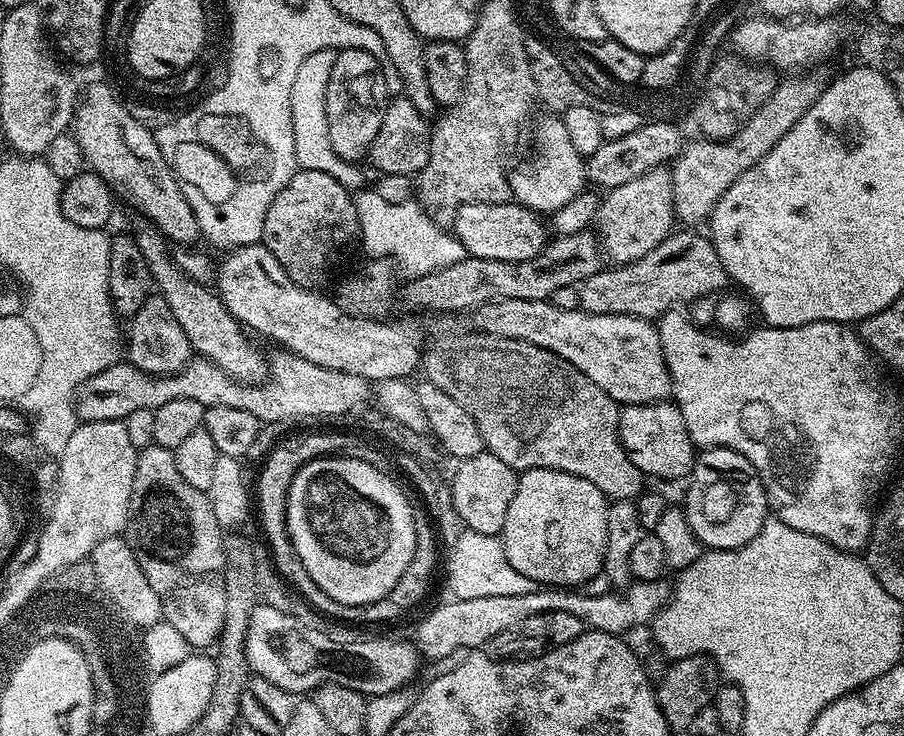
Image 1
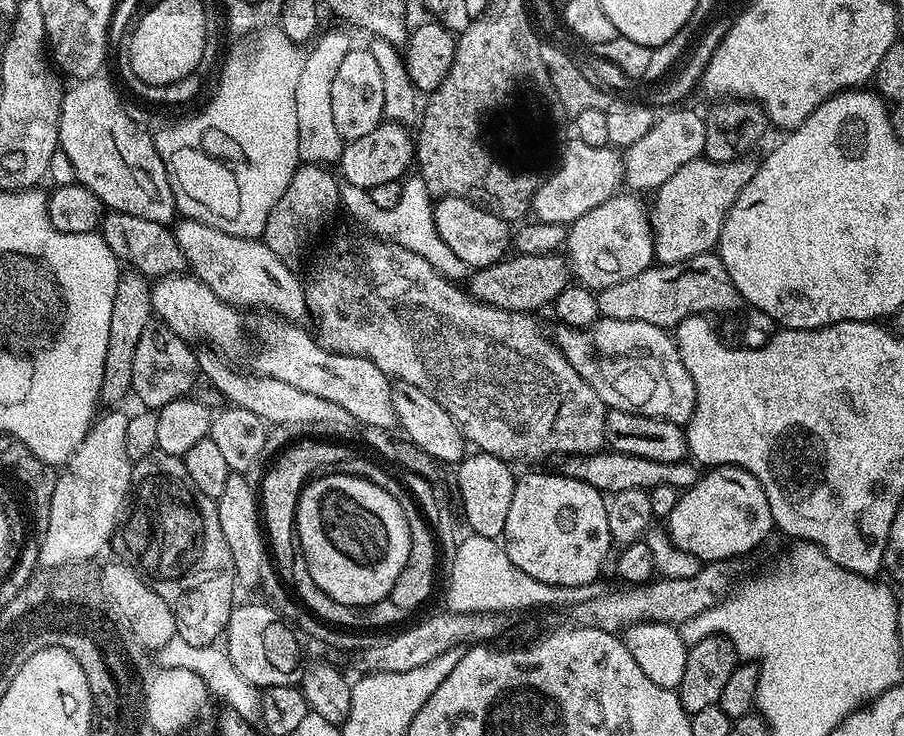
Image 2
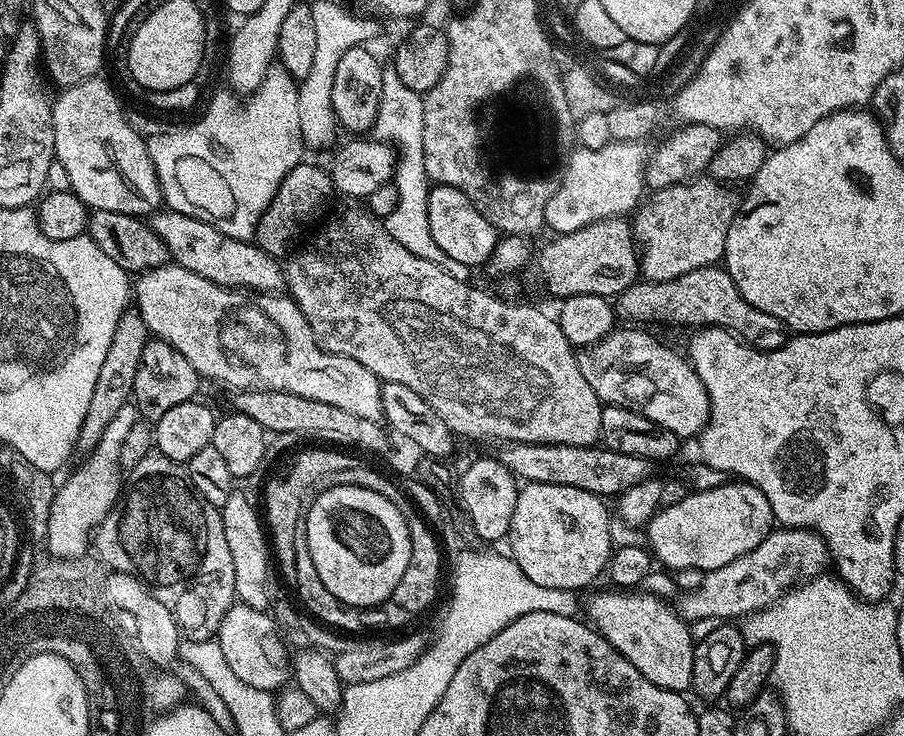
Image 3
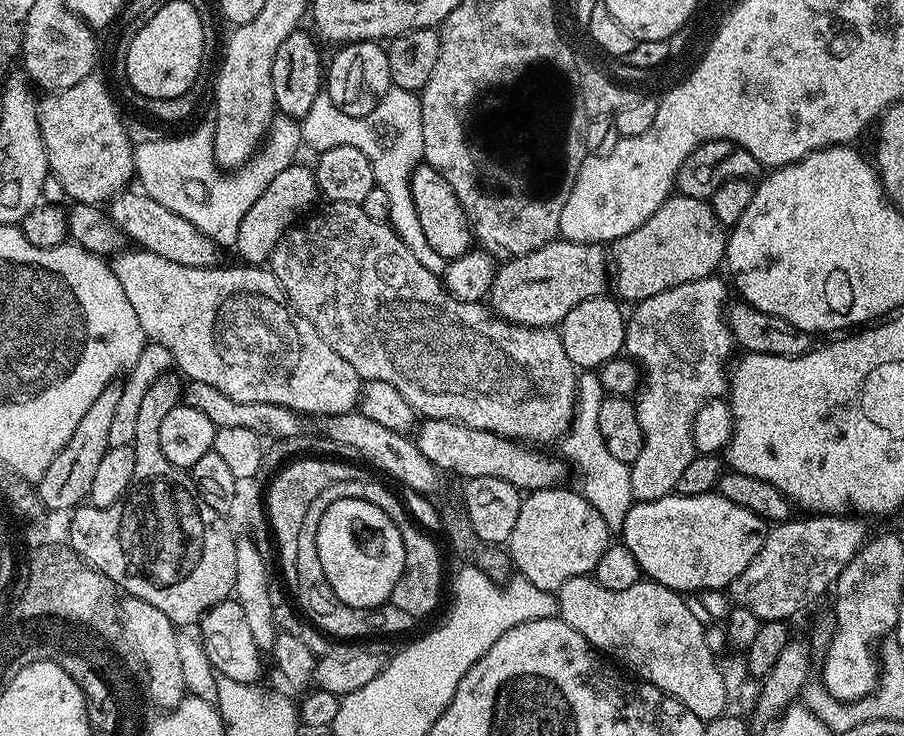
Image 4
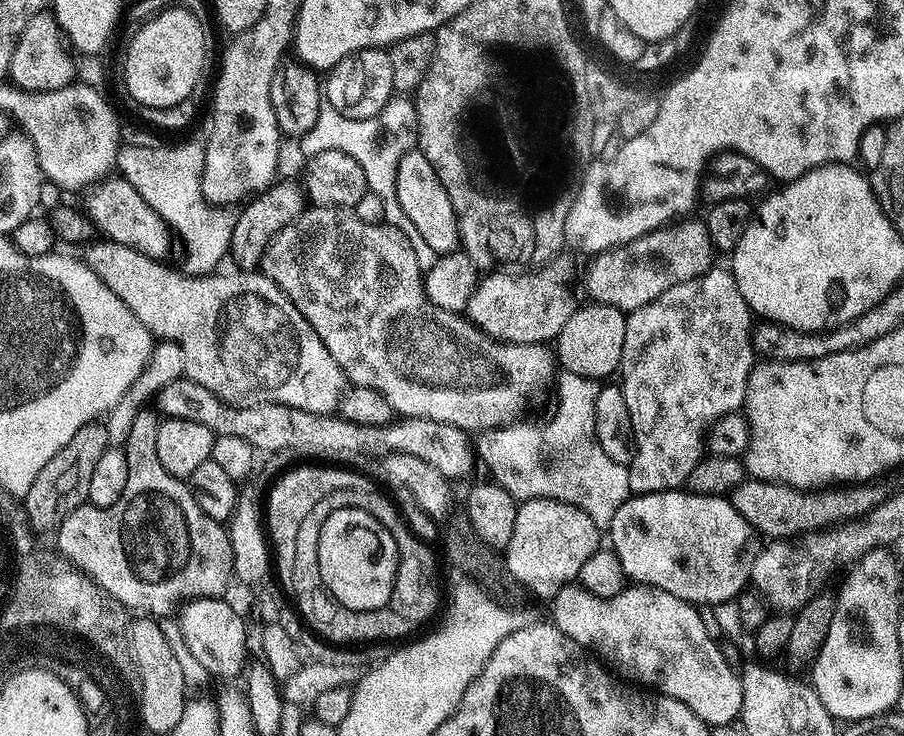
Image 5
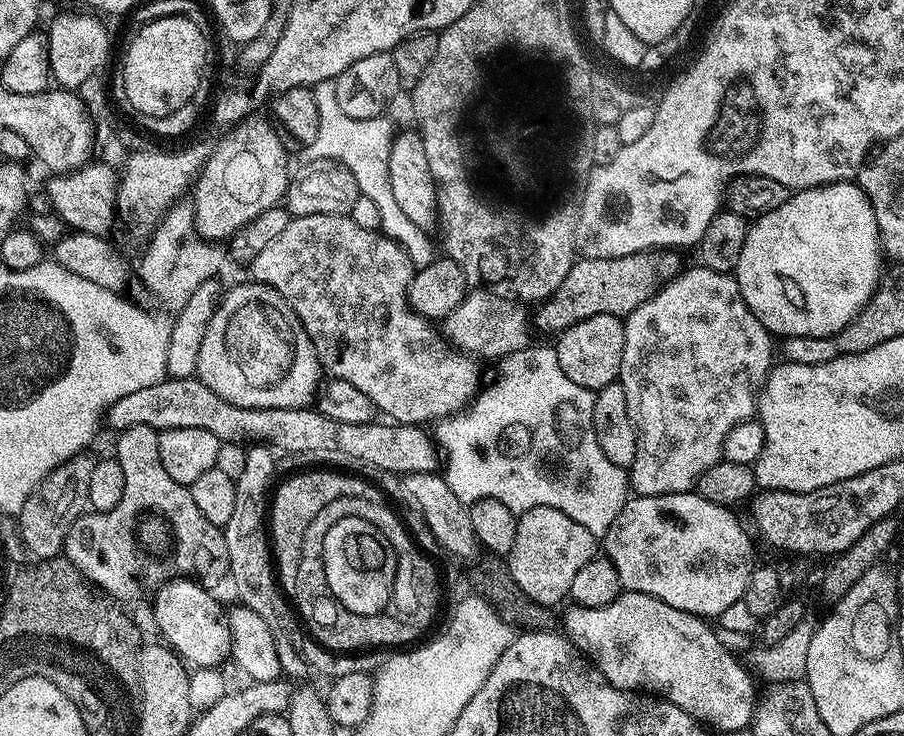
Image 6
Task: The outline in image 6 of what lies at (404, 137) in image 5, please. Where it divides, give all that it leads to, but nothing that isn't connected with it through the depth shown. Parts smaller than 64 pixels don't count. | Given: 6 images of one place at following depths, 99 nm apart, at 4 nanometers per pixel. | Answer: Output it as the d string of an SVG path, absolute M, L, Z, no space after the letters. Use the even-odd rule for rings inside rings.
M377 118L367 120L364 124L352 124L352 169L350 174L354 174L354 182L358 184L361 196L374 201L374 206L378 206L378 215L381 219L379 231L402 249L406 258L412 263L413 269L426 267L434 259L432 244L428 241L429 233L420 228L398 207L398 202L394 198L394 190L390 190L390 176L388 174L388 158L390 156L390 146L394 128L387 124L387 119Z

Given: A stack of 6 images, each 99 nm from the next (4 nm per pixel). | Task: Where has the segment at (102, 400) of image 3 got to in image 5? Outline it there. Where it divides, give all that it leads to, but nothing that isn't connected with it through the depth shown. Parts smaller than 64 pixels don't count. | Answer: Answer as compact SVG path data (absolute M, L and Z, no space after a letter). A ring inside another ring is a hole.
M93 422L78 430L78 434L74 434L74 438L70 438L70 442L66 442L66 446L62 446L62 450L58 450L58 454L54 454L54 458L50 458L50 462L46 462L42 470L38 470L34 486L30 486L30 490L22 498L22 505L33 533L55 533L61 522L87 501L92 471L101 460L102 454L106 454L108 447L108 435L103 423Z

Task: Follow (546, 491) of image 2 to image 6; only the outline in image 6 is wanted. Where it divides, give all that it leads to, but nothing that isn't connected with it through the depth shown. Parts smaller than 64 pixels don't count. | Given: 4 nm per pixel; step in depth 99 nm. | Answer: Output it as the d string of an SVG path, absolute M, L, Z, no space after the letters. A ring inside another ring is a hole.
M538 506L519 513L514 534L514 546L506 557L506 563L514 582L518 582L518 586L522 586L522 591L530 598L534 598L534 602L545 606L556 606L560 599L568 596L570 582L574 582L578 570L582 570L582 566L586 566L586 562L593 560L597 552L598 538L594 534L590 534L590 530L586 530L586 526L582 526L578 522L574 522L574 518L562 514L562 510L554 510L550 506Z

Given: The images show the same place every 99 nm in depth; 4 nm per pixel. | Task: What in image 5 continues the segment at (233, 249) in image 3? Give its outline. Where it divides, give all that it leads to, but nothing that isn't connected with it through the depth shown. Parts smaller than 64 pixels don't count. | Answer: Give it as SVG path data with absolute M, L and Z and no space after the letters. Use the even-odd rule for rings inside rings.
M109 174L103 180L97 180L87 189L83 211L92 221L95 231L101 237L130 246L138 254L153 258L164 258L172 248L174 236L164 219L149 206L146 198L138 194L134 186L119 174Z

